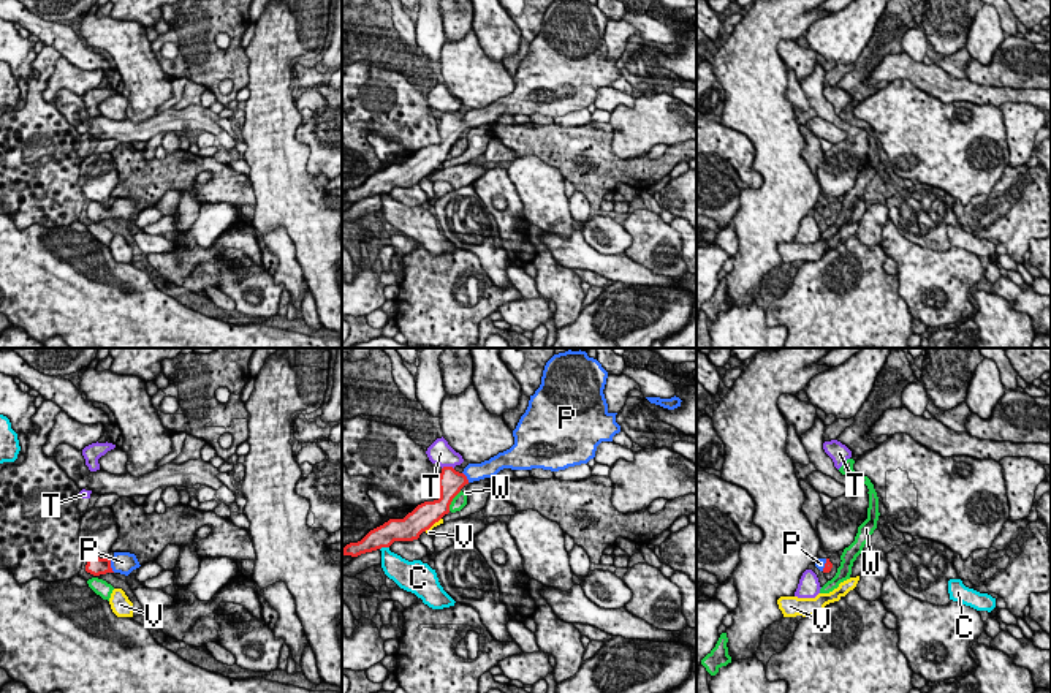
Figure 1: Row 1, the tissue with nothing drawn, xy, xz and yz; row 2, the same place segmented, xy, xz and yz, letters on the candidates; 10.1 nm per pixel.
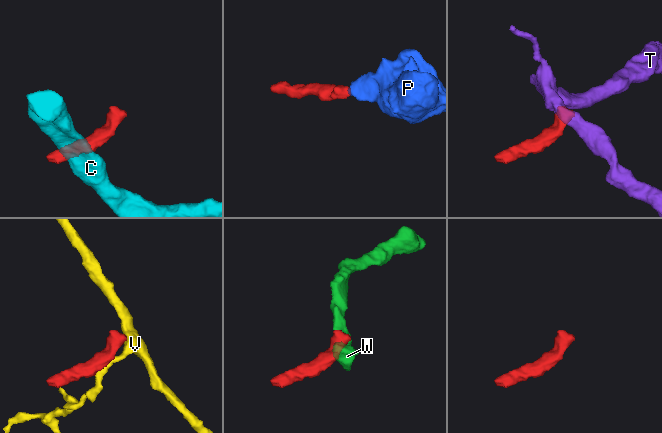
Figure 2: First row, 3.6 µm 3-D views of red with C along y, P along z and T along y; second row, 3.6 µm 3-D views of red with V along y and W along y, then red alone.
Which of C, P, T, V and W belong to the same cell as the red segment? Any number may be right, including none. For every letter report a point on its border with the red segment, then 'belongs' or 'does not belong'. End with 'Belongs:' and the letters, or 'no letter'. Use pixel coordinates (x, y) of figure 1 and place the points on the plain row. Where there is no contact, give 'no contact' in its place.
C: xz (383, 192) | does not belong
P: xy (110, 212) | belongs
T: xz (447, 113) | does not belong
V: xz (432, 170) | does not belong
W: xz (451, 146) | does not belong
Belongs: P

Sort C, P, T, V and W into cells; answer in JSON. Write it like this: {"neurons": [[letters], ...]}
{"neurons": [["C"], ["P"], ["T"], ["V"], ["W"]]}

